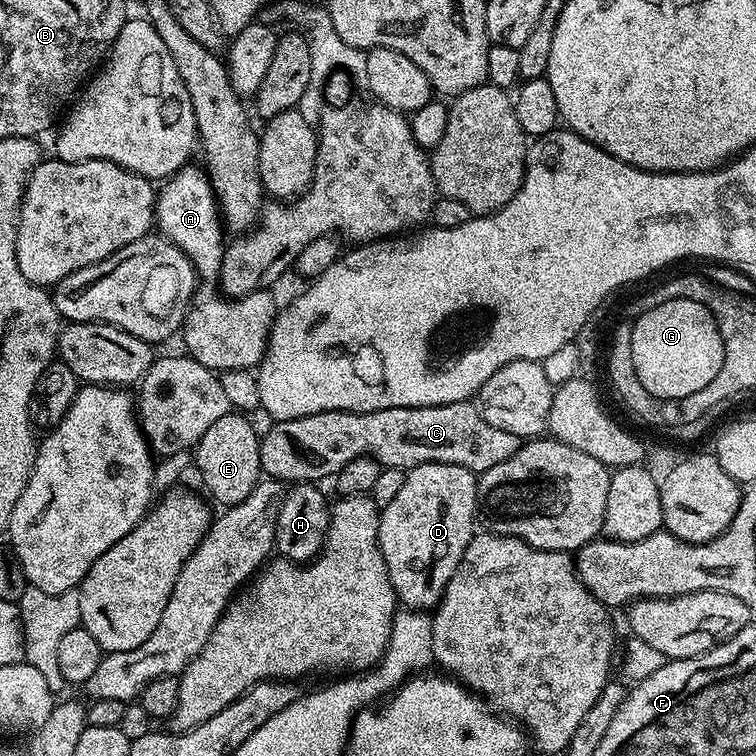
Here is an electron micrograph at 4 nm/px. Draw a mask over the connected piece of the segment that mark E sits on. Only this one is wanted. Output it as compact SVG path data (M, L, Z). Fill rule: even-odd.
M235 410L226 413L206 434L202 434L194 449L194 468L200 471L200 480L204 483L203 491L220 506L237 504L250 495L250 490L260 483L260 437L261 433L251 424L247 415Z

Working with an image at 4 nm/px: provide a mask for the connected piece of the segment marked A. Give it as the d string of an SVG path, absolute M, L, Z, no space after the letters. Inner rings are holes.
M185 166L159 185L156 194L155 227L178 250L182 250L196 267L203 283L192 297L192 307L184 319L182 337L187 355L217 374L255 369L268 349L268 335L276 320L278 303L271 291L255 292L230 298L218 293L217 281L226 247L226 229L222 223L220 206L208 173L203 167ZM204 280L208 284L204 284Z

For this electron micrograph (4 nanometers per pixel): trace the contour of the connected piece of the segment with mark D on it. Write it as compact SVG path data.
M430 462L407 469L398 495L391 500L390 506L380 509L378 522L378 546L390 574L390 582L396 591L397 601L408 610L432 610L439 604L466 546L472 541L474 529L478 524L478 505L476 502L477 473L462 466Z

